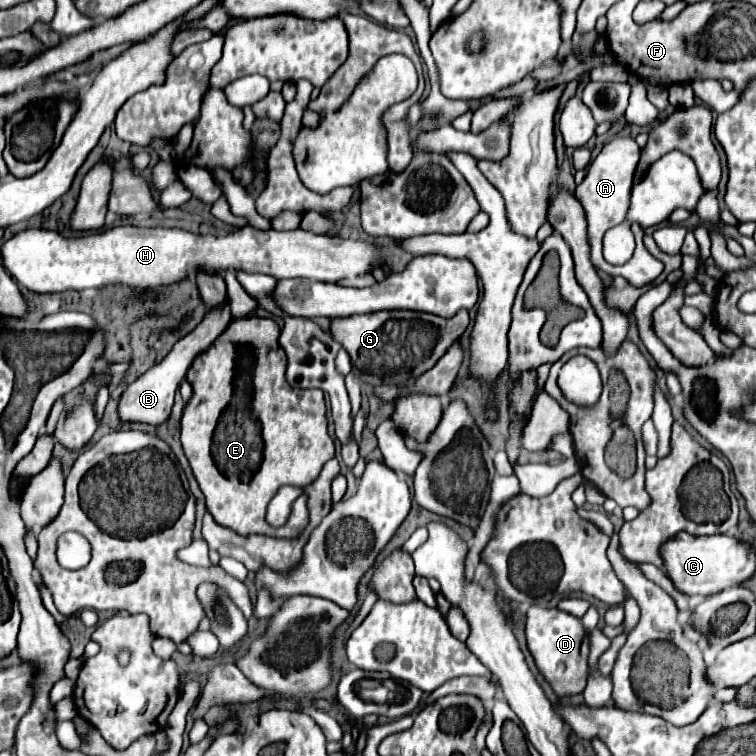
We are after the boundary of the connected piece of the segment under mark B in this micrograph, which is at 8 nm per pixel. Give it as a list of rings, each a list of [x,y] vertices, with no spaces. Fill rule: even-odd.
[[[222,303],[218,307],[212,307],[206,317],[202,319],[200,325],[196,325],[196,329],[192,329],[188,335],[184,335],[182,339],[176,341],[176,345],[172,347],[172,351],[154,367],[150,367],[144,375],[140,375],[132,385],[126,387],[126,391],[120,397],[118,403],[118,417],[122,423],[146,423],[152,427],[160,427],[162,423],[168,421],[172,405],[174,405],[174,391],[178,389],[180,379],[184,379],[190,361],[202,353],[206,347],[212,345],[212,341],[228,327],[228,323],[232,321],[230,315],[230,303]]]

